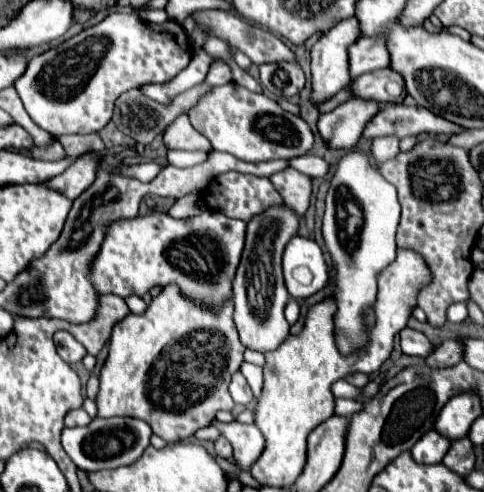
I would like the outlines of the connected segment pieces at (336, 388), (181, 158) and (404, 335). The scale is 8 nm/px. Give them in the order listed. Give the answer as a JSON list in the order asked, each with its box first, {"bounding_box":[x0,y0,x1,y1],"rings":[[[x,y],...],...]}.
[{"bounding_box":[332,381,358,399],"rings":[[[336,381],[334,385],[332,385],[332,393],[334,393],[334,397],[346,397],[346,399],[354,399],[356,395],[358,395],[358,387],[354,387],[354,385],[350,385],[350,383],[346,383],[346,381]]]},{"bounding_box":[168,151,208,167],"rings":[[[168,151],[168,163],[174,167],[192,167],[208,159],[208,153],[202,151]]]},{"bounding_box":[400,327,436,359],"rings":[[[410,327],[400,331],[400,343],[402,343],[402,351],[406,355],[414,355],[414,357],[420,357],[420,359],[426,359],[436,349],[424,333],[414,331]]]}]

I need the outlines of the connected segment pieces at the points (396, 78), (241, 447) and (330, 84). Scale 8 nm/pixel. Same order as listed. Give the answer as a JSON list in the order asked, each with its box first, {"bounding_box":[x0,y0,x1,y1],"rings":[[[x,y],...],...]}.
[{"bounding_box":[352,67,406,103],"rings":[[[384,67],[372,73],[360,75],[352,83],[352,91],[358,97],[368,97],[378,103],[402,103],[406,97],[404,79],[392,67]]]},{"bounding_box":[214,421,264,469],"rings":[[[216,421],[214,425],[232,443],[236,465],[250,469],[250,465],[264,451],[264,435],[260,433],[260,429],[256,425],[244,425],[238,421],[232,421],[232,423],[218,423]]]},{"bounding_box":[310,17,360,103],"rings":[[[348,17],[338,21],[330,31],[326,31],[312,47],[310,57],[312,57],[312,101],[322,103],[336,95],[342,87],[350,85],[350,71],[348,71],[348,47],[354,45],[360,37],[360,23],[356,17]]]}]

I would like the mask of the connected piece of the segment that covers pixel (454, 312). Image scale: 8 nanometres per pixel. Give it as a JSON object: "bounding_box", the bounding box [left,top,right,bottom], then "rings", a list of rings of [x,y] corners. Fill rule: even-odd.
{"bounding_box":[448,303,468,323],"rings":[[[456,303],[456,305],[448,307],[448,321],[450,323],[462,323],[466,317],[468,317],[466,303]]]}

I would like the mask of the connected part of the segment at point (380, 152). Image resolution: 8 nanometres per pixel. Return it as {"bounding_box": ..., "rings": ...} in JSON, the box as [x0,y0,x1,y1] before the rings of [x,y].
{"bounding_box":[372,135,400,163],"rings":[[[388,135],[388,137],[376,137],[372,141],[372,155],[374,159],[380,163],[384,163],[384,159],[392,159],[392,155],[396,155],[400,149],[398,149],[398,143],[400,139],[396,139],[394,135]]]}

